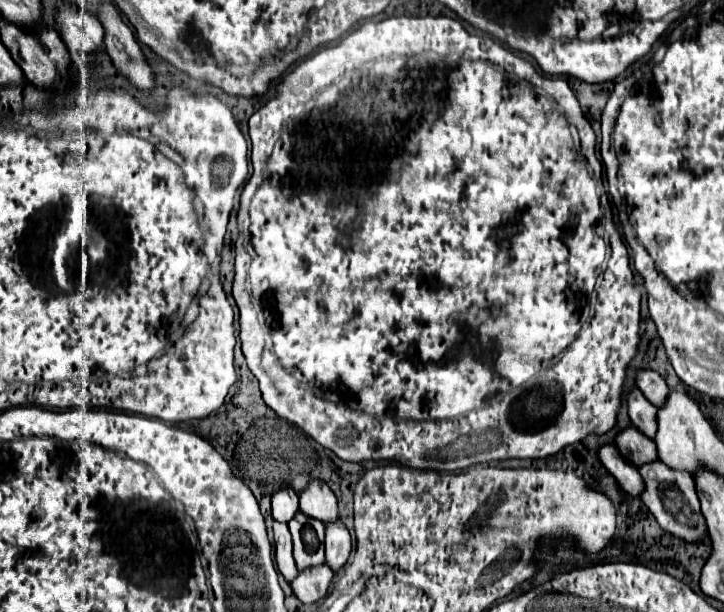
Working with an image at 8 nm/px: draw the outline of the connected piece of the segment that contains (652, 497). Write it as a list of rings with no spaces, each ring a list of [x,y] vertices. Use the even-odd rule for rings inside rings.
[[[661,460],[639,466],[637,472],[641,474],[645,484],[645,490],[641,492],[641,500],[655,516],[659,526],[687,542],[697,542],[699,536],[705,532],[705,518],[699,510],[699,498],[695,494],[695,482],[691,474],[687,470],[673,470],[671,466],[665,466],[665,462]]]

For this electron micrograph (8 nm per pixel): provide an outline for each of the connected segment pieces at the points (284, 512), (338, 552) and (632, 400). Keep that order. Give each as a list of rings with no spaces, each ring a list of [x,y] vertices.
[[[281,486],[271,496],[273,504],[273,518],[279,522],[289,522],[293,514],[299,510],[299,498],[297,492],[291,486]]]
[[[341,520],[325,524],[325,560],[337,572],[349,558],[351,534]]]
[[[633,386],[627,392],[627,410],[629,410],[629,418],[631,422],[649,438],[655,436],[657,424],[655,424],[655,406],[641,394],[641,390],[637,386]]]

